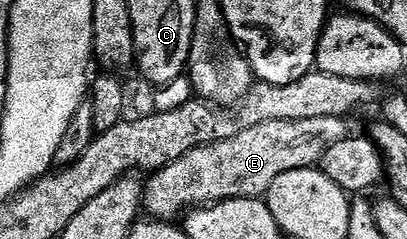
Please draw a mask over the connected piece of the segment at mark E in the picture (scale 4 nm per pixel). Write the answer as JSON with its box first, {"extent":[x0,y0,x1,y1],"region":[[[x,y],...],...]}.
{"extent":[142,117,348,221],"region":[[[316,117],[307,121],[270,121],[256,126],[243,128],[232,138],[223,143],[211,143],[206,147],[199,147],[186,153],[170,165],[153,171],[147,176],[144,185],[144,200],[142,207],[153,220],[172,221],[183,216],[189,209],[199,209],[214,203],[225,203],[227,199],[241,198],[249,193],[251,198],[263,198],[274,183],[276,177],[282,173],[292,172],[294,169],[313,167],[319,164],[329,149],[348,137],[347,122],[344,119],[332,117]]]}

